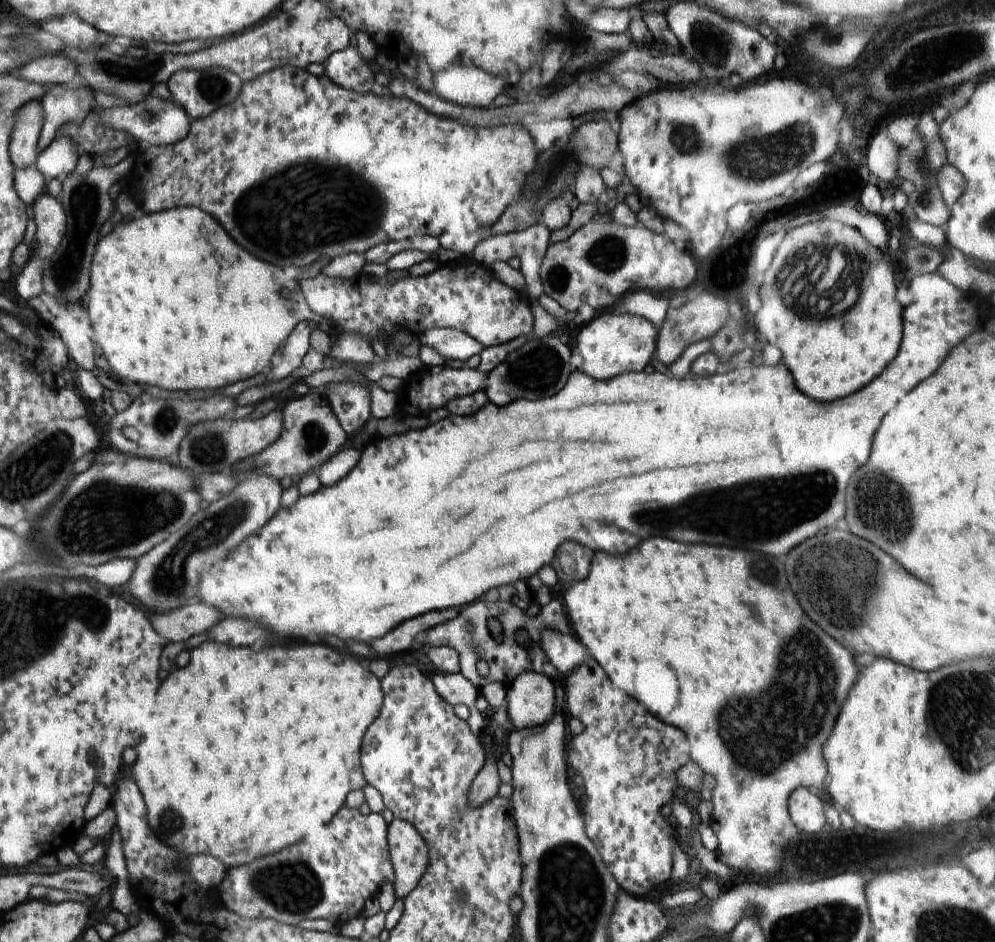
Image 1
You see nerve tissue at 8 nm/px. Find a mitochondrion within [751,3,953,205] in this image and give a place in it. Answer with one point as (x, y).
(835, 37)

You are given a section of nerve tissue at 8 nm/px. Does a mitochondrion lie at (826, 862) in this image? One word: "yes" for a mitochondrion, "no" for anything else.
yes

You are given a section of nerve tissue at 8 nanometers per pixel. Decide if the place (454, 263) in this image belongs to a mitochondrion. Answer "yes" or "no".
no

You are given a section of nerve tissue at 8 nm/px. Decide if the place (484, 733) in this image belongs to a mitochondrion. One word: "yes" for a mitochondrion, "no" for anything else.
no

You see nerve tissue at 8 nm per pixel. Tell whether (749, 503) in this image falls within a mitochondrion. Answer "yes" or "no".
yes

